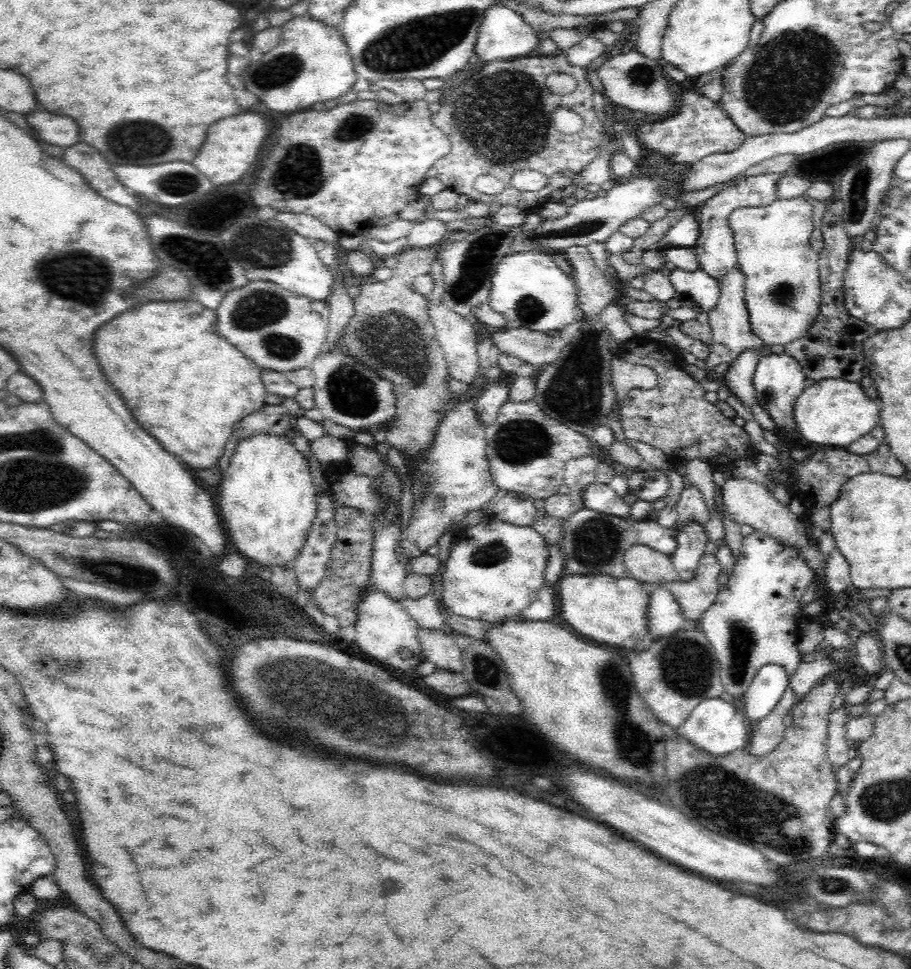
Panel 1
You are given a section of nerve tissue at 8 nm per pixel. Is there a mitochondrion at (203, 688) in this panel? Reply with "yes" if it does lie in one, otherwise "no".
no

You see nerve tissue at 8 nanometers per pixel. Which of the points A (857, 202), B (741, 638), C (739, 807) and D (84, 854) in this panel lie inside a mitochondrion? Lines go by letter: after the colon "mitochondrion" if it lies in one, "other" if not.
A: mitochondrion
B: mitochondrion
C: mitochondrion
D: other

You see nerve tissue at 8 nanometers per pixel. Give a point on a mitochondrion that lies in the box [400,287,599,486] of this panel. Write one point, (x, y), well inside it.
(520, 440)

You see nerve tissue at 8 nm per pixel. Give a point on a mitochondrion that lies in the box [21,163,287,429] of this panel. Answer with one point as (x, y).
(79, 276)

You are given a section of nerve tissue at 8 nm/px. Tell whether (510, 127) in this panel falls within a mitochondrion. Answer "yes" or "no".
yes

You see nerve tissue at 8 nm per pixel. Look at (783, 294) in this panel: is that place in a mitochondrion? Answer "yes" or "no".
yes

